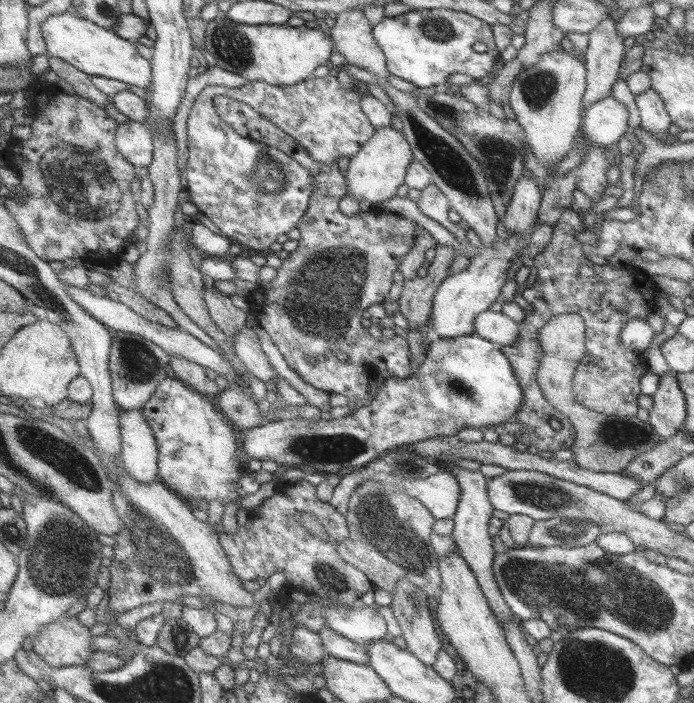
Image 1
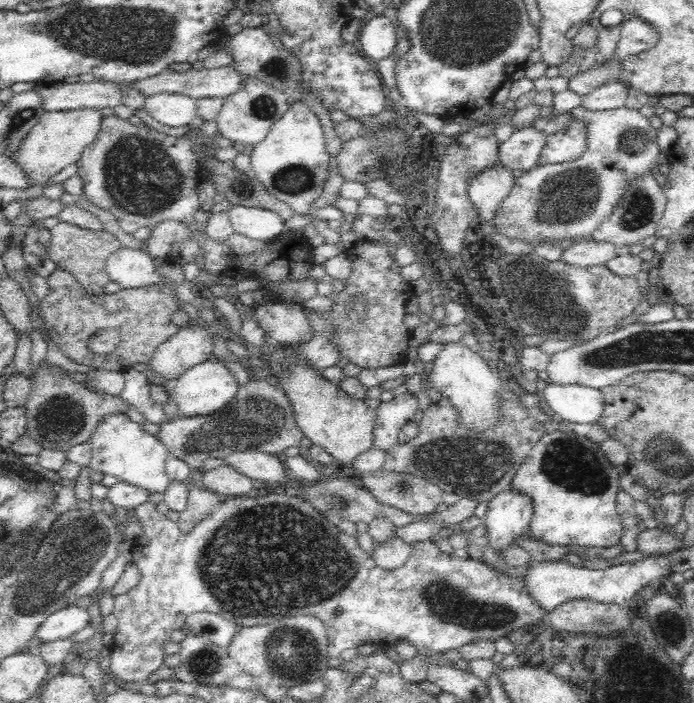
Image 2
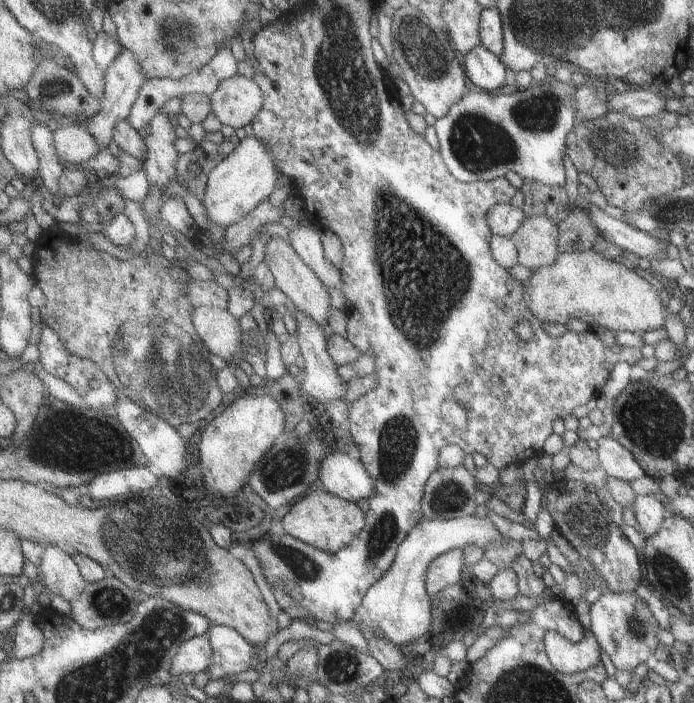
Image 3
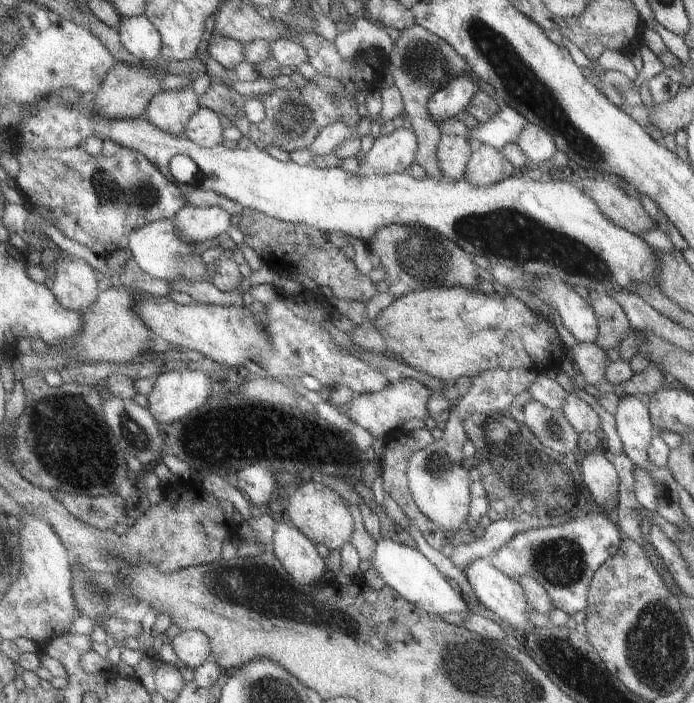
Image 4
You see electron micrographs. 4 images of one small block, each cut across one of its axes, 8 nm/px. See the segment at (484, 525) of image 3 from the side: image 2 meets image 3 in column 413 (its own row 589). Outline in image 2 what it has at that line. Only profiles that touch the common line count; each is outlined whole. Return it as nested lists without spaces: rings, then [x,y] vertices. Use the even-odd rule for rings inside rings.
[[[653,556],[642,563],[620,563],[605,570],[588,570],[560,561],[535,562],[523,576],[524,586],[530,598],[545,614],[551,613],[559,604],[575,598],[585,598],[601,603],[627,606],[630,599],[650,581],[658,579],[668,570],[668,556]]]

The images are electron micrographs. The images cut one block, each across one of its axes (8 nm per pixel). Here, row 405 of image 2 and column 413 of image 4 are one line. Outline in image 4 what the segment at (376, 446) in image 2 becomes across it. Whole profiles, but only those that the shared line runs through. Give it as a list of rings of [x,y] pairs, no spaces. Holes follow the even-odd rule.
[[[401,378],[395,383],[390,383],[383,391],[377,393],[353,394],[351,400],[332,406],[351,423],[364,428],[374,437],[385,435],[402,429],[402,425],[412,418],[424,418],[428,414],[426,400],[431,391],[417,380]]]

